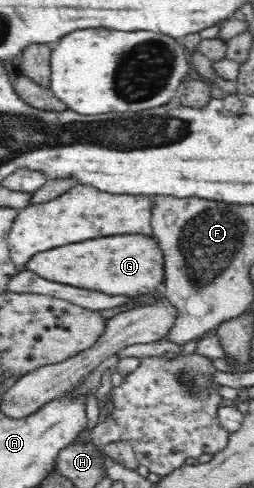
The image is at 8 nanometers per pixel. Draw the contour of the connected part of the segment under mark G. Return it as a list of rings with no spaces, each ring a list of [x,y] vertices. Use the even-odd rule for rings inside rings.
[[[123,234],[105,238],[89,240],[89,242],[76,242],[69,246],[61,246],[57,250],[48,250],[37,253],[26,264],[25,270],[33,271],[41,278],[53,282],[60,282],[80,289],[94,290],[120,297],[141,297],[153,293],[164,292],[164,254],[154,236],[144,234]]]

